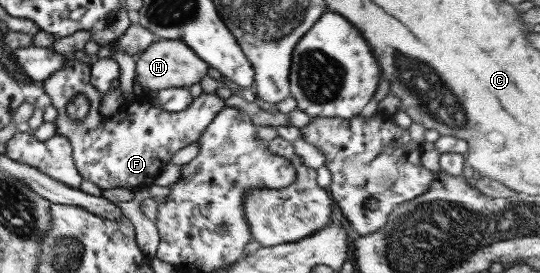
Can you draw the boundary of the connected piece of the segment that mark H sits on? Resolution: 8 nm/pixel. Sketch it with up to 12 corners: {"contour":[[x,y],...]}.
{"contour":[[182,41],[139,52],[134,80],[153,91],[189,88],[209,65]]}

